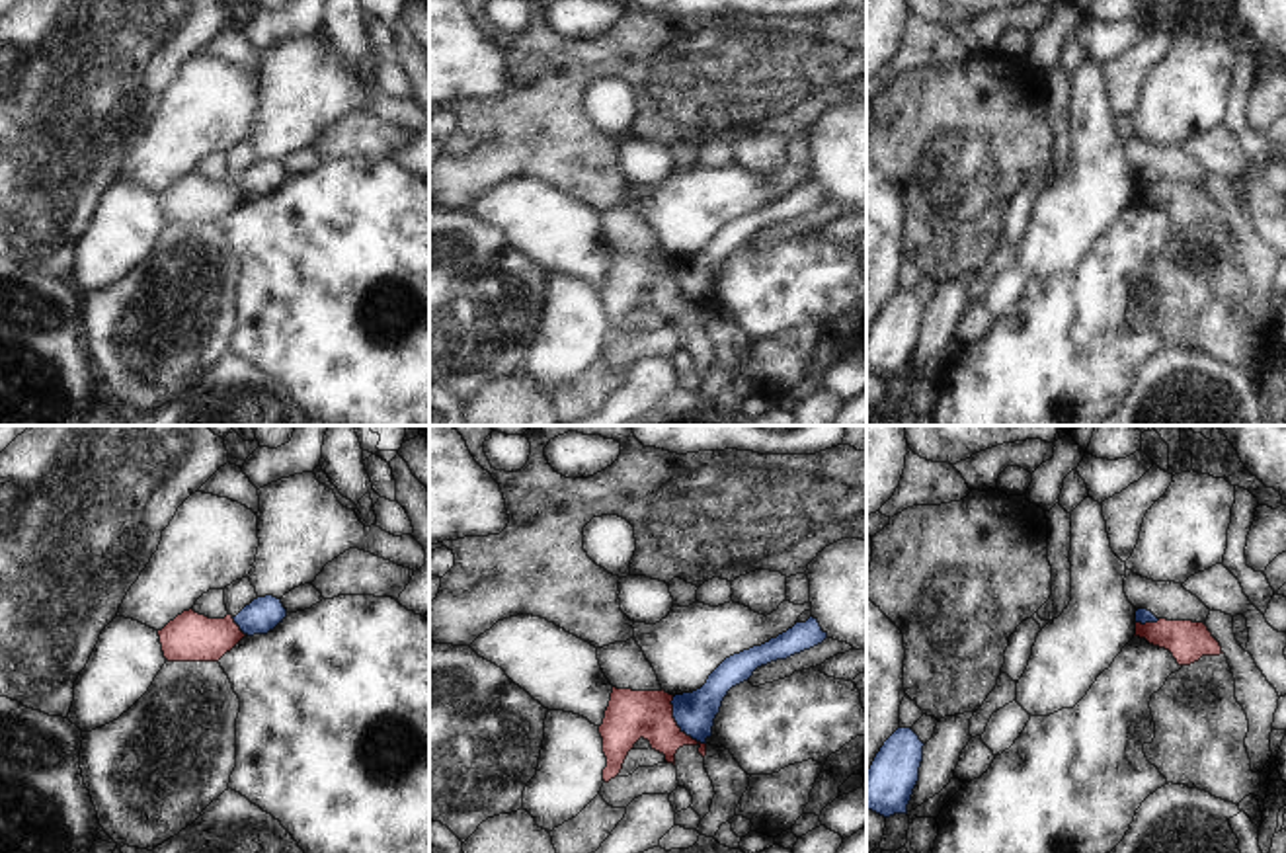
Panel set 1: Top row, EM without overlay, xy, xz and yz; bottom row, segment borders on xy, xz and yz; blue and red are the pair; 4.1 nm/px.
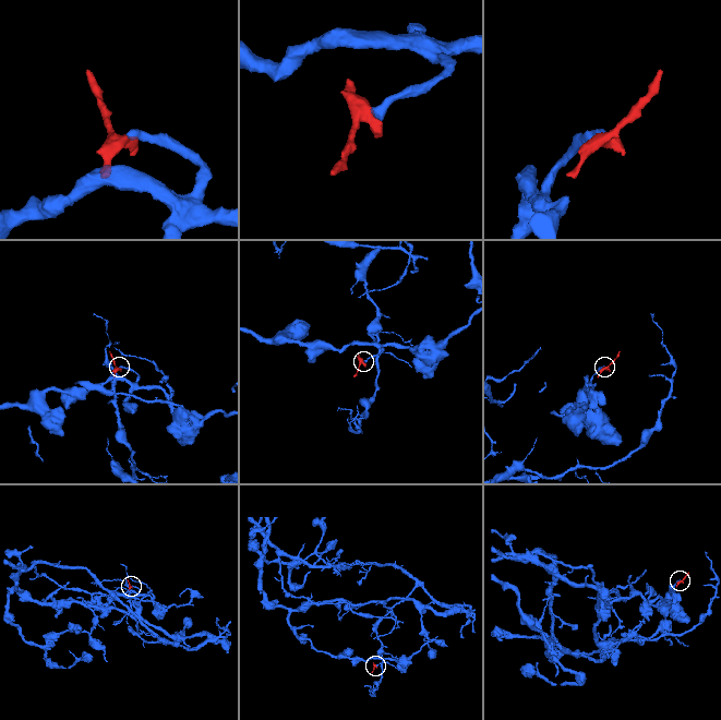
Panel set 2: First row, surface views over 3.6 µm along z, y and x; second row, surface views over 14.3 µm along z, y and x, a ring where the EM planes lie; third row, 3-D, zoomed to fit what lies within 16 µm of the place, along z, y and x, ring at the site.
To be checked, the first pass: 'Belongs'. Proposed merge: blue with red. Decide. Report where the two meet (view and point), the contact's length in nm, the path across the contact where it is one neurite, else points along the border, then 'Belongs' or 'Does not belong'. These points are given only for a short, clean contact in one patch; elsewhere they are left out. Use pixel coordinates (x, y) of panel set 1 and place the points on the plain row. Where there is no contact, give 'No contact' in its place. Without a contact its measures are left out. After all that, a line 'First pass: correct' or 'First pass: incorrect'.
Touches blue at xz (678, 287). Shared border 240 nm. Boundary: xz (672, 260), (674, 284), (705, 307). Does not belong
First pass: incorrect

